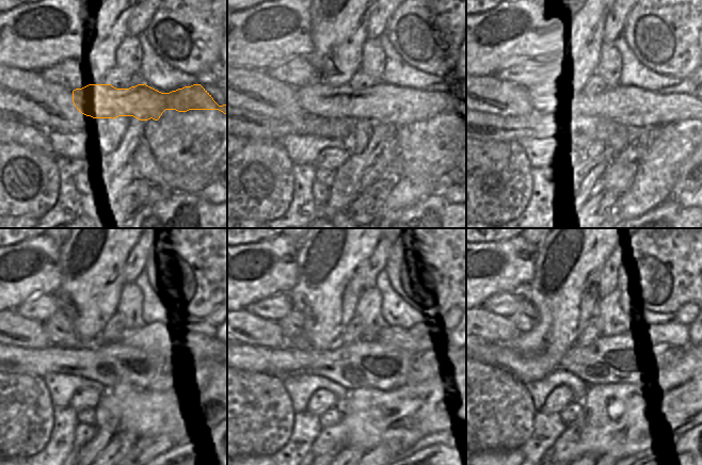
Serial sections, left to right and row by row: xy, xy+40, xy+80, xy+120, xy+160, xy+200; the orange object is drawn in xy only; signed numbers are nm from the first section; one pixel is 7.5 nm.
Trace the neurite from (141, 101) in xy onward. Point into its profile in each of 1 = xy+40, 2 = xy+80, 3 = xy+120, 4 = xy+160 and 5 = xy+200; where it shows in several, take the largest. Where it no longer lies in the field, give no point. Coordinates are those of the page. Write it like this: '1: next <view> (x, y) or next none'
1: next xy+40 (398, 106)
2: next xy+80 (629, 106)
3: next xy+120 (169, 347)
4: next xy+160 (431, 350)
5: next xy+200 (526, 318)

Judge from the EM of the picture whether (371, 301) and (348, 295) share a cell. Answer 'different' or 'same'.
different

